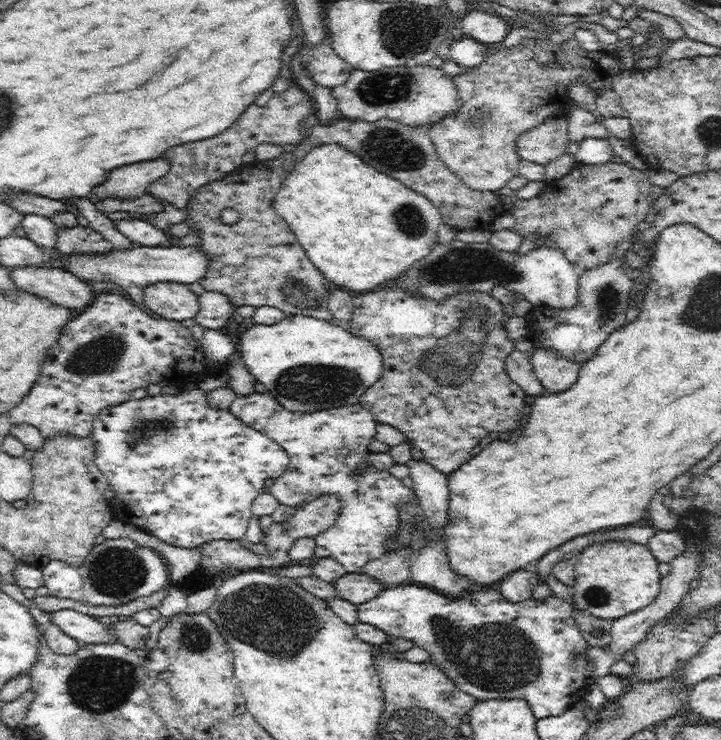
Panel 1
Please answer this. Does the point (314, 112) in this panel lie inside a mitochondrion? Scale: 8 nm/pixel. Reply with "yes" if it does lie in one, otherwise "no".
no

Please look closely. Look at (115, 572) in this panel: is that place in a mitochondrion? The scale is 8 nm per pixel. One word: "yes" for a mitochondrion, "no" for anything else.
yes

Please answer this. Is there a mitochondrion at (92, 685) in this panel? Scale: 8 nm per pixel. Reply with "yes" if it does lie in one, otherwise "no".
yes

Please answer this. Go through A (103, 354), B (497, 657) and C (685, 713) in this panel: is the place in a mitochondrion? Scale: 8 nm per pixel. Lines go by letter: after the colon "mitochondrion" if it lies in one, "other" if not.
A: mitochondrion
B: mitochondrion
C: other

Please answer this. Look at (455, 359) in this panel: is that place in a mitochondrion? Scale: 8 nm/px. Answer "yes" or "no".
yes

